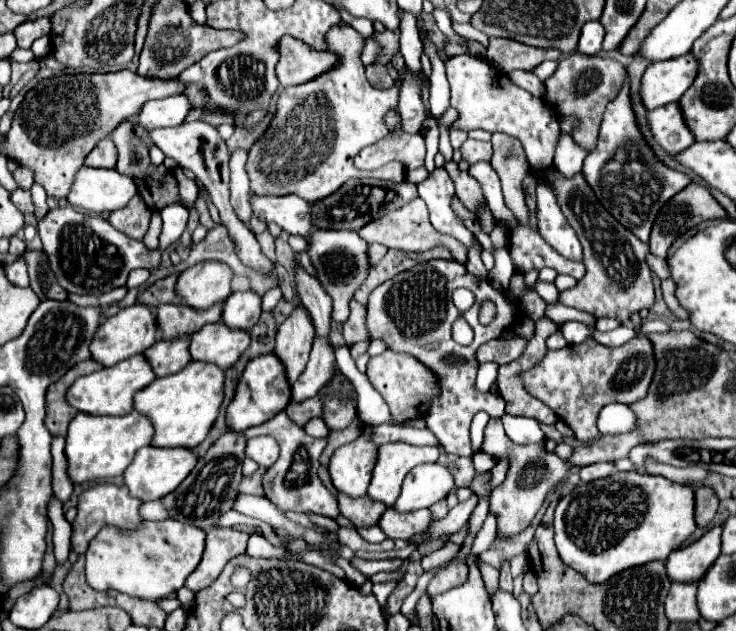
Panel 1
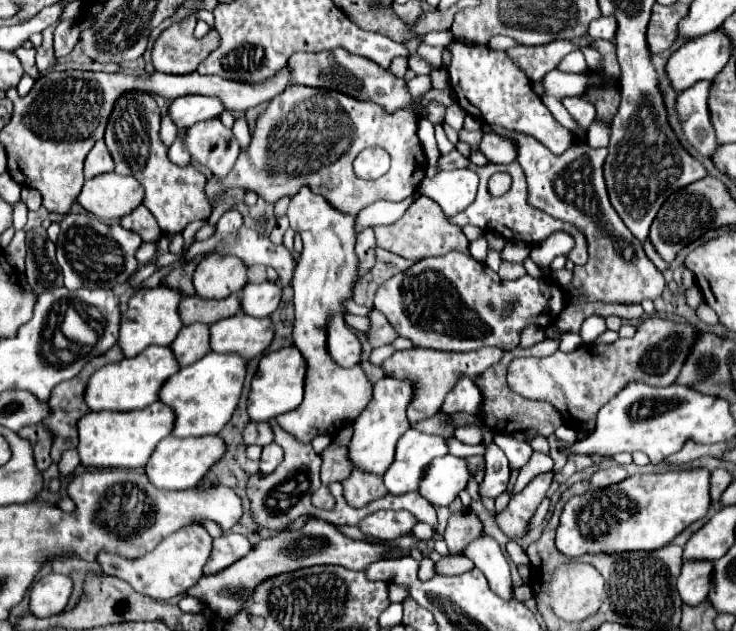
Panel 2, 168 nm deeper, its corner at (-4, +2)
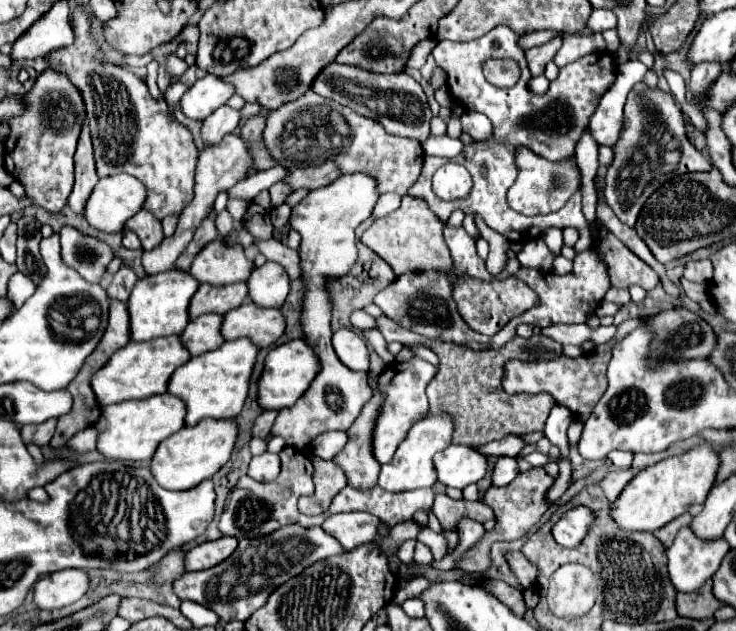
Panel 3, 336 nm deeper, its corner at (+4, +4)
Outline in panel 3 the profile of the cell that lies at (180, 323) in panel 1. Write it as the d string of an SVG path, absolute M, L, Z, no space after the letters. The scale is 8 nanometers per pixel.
M245 282L213 288L213 286L199 286L199 290L193 294L189 302L189 320L201 316L201 314L225 314L237 306L243 304L247 298Z

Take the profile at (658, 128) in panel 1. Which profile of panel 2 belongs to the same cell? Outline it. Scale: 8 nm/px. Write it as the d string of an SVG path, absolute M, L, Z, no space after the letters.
M697 82L677 98L677 114L685 124L685 136L705 158L711 158L719 146L709 118L709 86L711 82Z

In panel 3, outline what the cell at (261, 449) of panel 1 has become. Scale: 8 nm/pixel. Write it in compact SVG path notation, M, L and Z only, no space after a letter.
M263 452L251 458L247 474L259 482L269 482L269 480L275 480L277 472L279 472L279 456L271 452Z

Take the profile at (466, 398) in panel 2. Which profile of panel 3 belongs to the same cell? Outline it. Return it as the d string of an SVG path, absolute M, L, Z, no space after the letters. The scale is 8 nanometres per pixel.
M411 358L409 362L393 362L387 366L389 370L385 370L379 376L379 390L385 396L379 416L375 420L375 428L373 428L373 456L379 464L387 464L397 446L401 444L401 440L405 438L407 430L413 426L413 422L422 420L426 417L429 410L429 401L426 394L426 388L431 382L431 378L437 374L437 366L419 358Z

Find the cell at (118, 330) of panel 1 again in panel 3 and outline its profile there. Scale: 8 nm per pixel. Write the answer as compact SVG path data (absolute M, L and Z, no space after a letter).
M169 270L169 272L159 272L153 276L147 276L143 280L137 280L129 300L127 300L127 310L131 316L131 340L135 342L147 342L159 336L171 336L171 334L181 334L183 328L189 322L187 316L187 306L191 296L197 292L199 284L189 276L187 272L181 270Z

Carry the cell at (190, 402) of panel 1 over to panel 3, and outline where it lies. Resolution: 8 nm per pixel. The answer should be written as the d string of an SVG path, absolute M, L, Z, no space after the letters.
M239 338L239 340L223 342L217 350L191 358L189 362L185 362L181 368L173 372L167 392L185 402L185 408L187 408L185 424L187 426L195 426L205 418L231 420L241 412L243 402L247 398L249 376L251 376L257 352L259 348L253 348L249 340Z

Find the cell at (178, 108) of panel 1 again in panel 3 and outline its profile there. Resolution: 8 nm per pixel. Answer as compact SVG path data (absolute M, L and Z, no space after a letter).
M217 76L197 80L181 98L181 112L191 120L203 120L233 96L233 88Z

